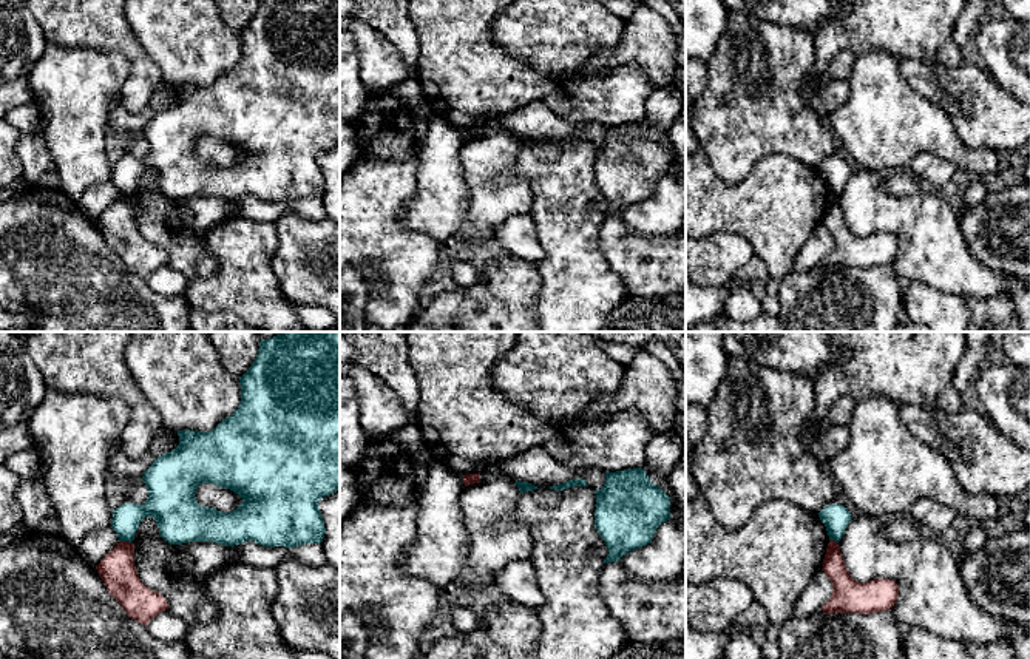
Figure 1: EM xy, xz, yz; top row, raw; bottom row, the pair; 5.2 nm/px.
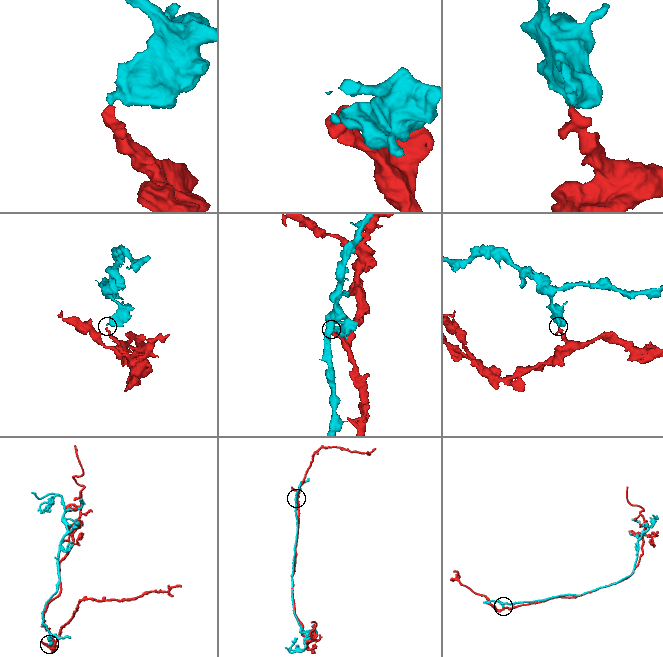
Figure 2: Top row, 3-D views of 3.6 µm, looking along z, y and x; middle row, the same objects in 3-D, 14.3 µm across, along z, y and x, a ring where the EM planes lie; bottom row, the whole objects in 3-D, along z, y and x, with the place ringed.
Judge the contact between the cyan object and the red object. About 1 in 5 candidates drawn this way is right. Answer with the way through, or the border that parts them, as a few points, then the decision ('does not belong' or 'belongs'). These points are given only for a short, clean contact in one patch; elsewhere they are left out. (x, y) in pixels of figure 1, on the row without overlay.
border xy (121, 195), (130, 198); does not belong

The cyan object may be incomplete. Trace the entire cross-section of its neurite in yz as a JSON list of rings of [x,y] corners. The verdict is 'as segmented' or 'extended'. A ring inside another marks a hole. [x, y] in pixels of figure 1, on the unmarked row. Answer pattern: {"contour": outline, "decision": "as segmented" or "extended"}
{"contour": [[[829,159],[818,167],[820,174],[825,177],[829,194],[840,196],[843,187],[851,176],[851,167],[843,159]]], "decision": "as segmented"}

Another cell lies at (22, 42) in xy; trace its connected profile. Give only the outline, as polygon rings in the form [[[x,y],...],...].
[[[0,0],[0,120],[14,108],[34,100],[28,76],[48,45],[26,0]]]

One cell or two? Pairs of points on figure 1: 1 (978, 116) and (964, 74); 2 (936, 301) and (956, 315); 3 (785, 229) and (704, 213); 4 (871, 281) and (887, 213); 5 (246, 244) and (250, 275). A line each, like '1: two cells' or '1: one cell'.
1: one cell
2: one cell
3: one cell
4: two cells
5: one cell

